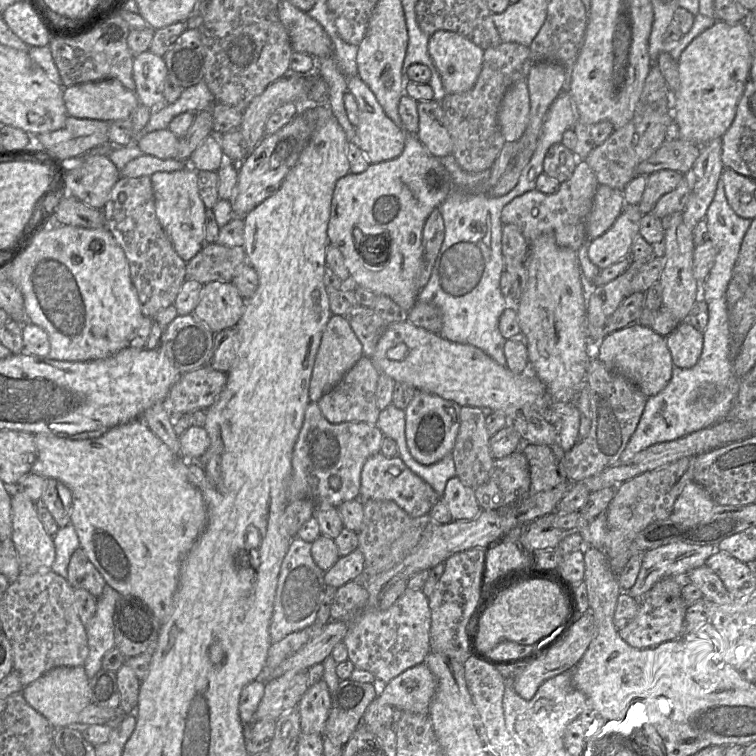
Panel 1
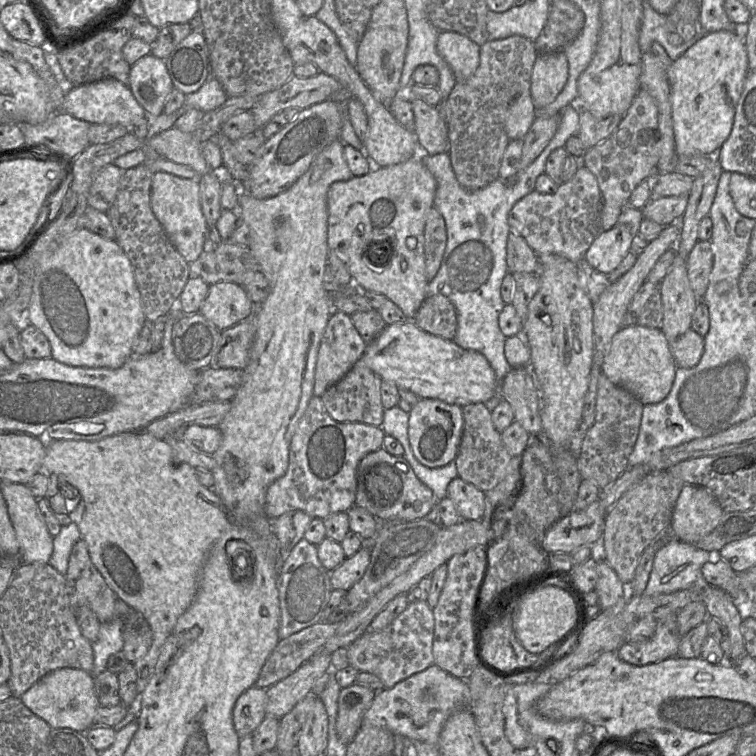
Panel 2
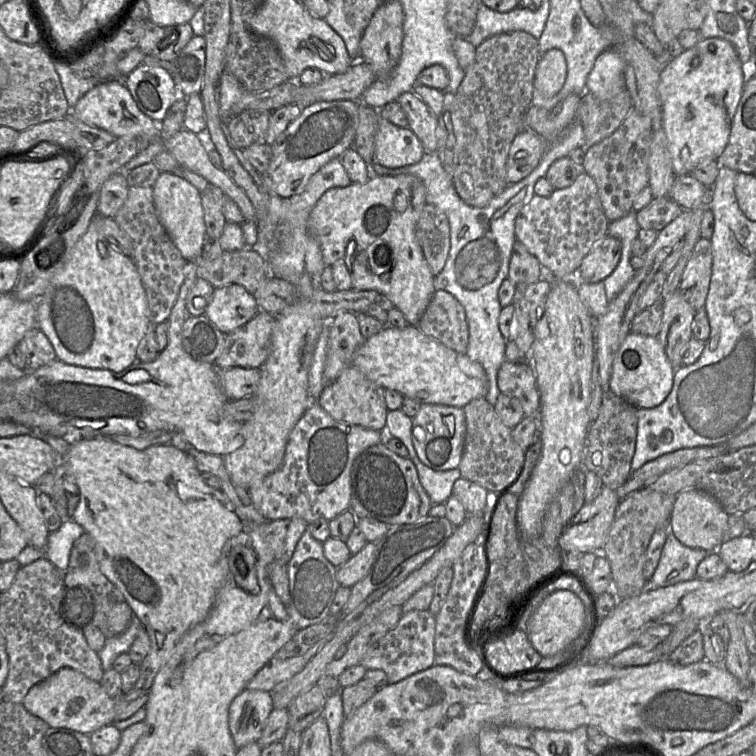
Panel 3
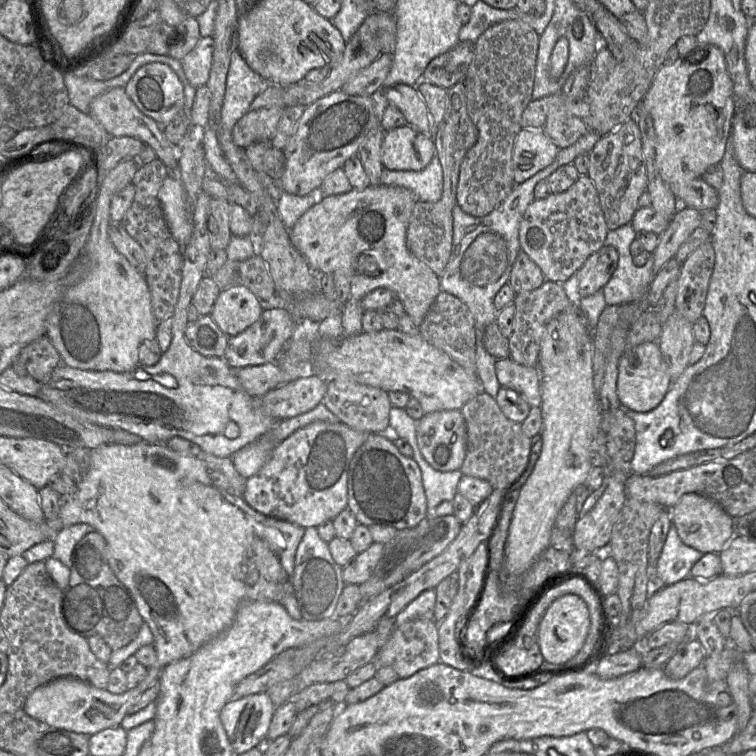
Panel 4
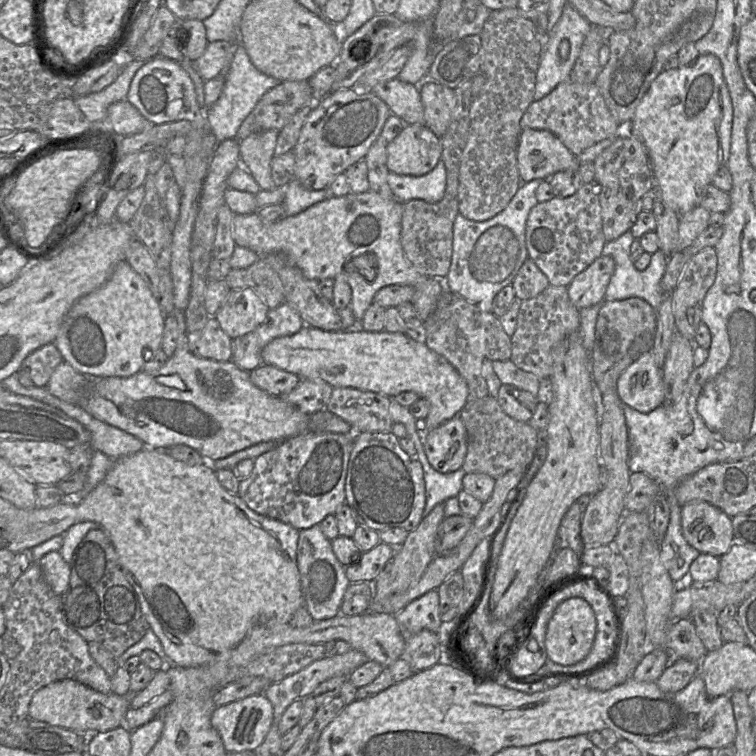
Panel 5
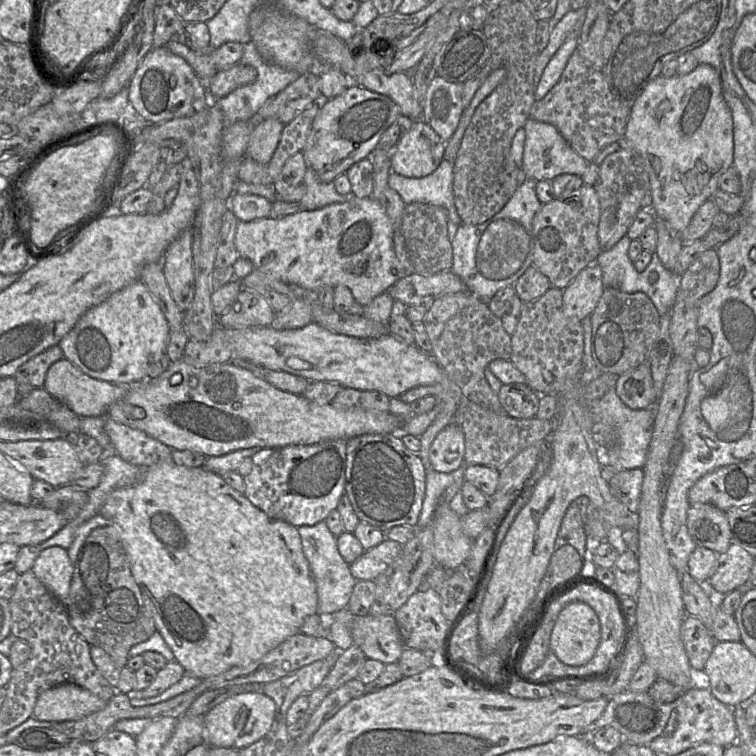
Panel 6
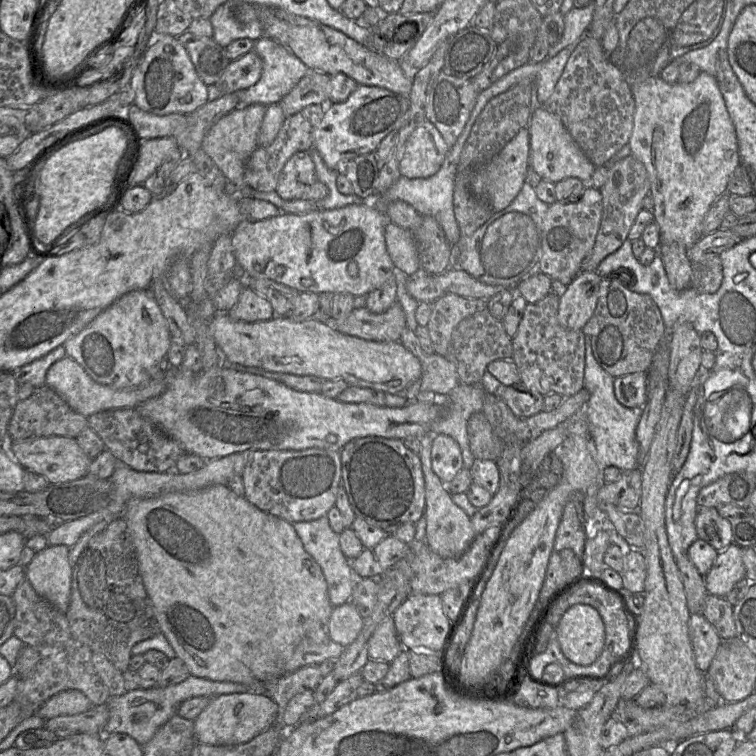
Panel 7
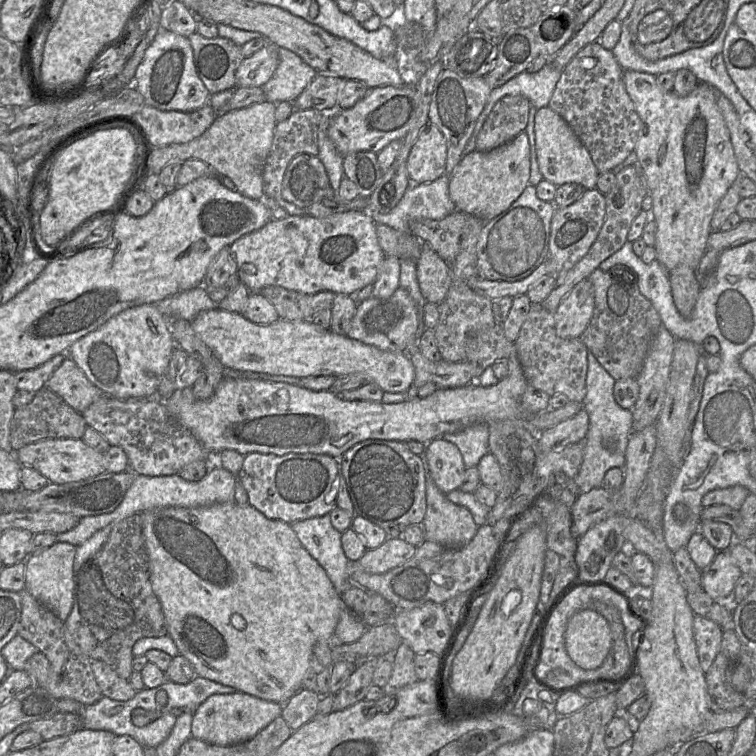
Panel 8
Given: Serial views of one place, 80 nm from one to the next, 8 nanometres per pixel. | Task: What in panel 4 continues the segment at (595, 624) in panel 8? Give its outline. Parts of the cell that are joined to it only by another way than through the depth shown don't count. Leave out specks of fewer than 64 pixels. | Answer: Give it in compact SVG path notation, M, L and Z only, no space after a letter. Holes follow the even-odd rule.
M575 594L559 597L548 608L538 627L537 639L544 660L565 664L573 659L583 647L589 627L589 610L584 600Z

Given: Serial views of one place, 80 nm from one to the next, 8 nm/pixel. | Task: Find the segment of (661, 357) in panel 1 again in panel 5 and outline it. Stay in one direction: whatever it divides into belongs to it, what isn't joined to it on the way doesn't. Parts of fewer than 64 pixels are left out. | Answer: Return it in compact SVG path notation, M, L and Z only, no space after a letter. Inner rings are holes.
M651 349L624 370L616 391L623 403L641 413L648 413L664 402L662 370L656 365Z

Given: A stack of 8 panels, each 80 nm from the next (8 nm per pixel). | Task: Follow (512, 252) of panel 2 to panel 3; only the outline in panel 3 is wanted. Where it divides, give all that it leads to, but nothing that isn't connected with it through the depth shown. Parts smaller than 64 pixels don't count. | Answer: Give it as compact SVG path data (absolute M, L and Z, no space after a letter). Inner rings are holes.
M516 240L512 248L508 279L514 284L529 284L540 280L541 264L526 247Z

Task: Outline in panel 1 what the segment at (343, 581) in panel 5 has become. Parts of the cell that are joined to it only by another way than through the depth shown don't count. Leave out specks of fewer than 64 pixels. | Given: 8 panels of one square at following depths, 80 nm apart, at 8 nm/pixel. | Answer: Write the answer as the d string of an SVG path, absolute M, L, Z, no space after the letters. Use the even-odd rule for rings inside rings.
M294 537L281 563L269 628L272 644L315 622L326 584L324 581L325 572L317 566L312 558L311 544L299 537Z

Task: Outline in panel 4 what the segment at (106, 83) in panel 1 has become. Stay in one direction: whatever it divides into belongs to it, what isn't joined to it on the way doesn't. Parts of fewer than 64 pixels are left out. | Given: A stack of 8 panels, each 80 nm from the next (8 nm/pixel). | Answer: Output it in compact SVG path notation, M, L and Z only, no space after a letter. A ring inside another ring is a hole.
M113 88L96 96L90 103L90 115L103 127L110 137L132 137L140 140L143 144L150 145L156 152L156 156L169 170L179 168L181 157L180 147L172 144L164 136L166 124L157 123L152 118L143 114L133 101L128 97L125 88Z

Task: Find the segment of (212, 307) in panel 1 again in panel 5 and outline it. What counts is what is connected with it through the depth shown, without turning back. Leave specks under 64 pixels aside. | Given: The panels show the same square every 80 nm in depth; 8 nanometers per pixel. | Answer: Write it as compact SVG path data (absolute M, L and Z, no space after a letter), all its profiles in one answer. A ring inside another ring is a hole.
M234 289L214 316L231 339L255 330L266 319L268 306L253 289Z

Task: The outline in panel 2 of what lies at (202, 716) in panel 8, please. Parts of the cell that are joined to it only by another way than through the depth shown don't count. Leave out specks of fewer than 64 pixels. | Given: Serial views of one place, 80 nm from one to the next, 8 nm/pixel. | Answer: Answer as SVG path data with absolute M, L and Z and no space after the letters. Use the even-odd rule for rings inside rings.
M255 685L244 691L233 707L233 725L238 737L252 736L266 717L267 694Z

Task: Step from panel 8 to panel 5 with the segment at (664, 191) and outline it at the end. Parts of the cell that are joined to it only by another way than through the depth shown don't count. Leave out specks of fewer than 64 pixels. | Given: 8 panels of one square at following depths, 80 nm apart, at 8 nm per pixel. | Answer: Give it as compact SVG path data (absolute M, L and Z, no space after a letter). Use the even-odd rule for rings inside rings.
M713 54L698 56L693 65L662 72L651 83L630 121L630 132L645 147L654 178L664 202L679 216L698 206L704 190L730 155L733 107L723 77L721 61Z

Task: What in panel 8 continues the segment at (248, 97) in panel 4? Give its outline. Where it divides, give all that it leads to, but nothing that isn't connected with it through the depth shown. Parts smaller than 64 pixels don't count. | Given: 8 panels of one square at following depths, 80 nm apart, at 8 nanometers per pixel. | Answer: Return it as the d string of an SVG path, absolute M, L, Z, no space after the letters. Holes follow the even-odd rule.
M280 46L277 48L278 66L270 80L262 86L265 101L275 105L293 102L319 74L293 51Z

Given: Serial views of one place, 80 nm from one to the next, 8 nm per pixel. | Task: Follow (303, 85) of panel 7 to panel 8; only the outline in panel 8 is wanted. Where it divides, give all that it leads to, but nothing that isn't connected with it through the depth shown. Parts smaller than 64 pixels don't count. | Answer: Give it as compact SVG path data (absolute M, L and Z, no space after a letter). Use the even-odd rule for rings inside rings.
M317 74L292 102L295 110L332 109L338 104L342 78Z

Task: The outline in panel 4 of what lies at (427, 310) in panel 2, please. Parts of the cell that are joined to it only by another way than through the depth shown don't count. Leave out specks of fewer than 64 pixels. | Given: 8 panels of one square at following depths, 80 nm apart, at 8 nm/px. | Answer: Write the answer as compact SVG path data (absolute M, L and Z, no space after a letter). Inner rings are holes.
M441 290L418 327L427 342L447 353L467 371L477 374L475 322L468 306L458 297Z

